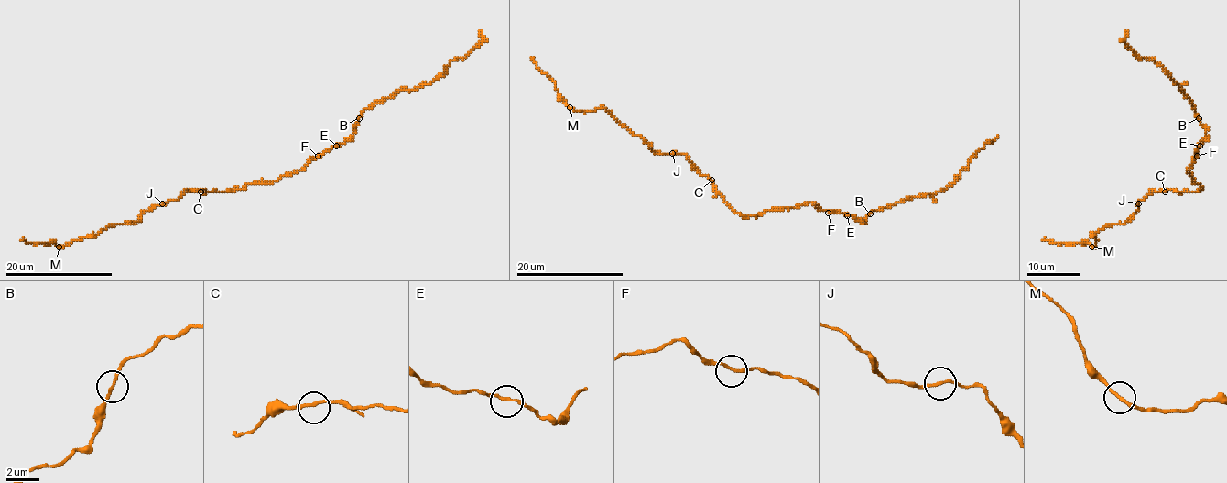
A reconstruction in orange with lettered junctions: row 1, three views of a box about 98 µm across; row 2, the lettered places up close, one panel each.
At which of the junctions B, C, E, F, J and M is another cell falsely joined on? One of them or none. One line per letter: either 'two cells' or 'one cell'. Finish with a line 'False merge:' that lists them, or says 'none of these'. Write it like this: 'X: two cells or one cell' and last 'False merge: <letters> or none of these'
B: one cell
C: one cell
E: one cell
F: one cell
J: one cell
M: two cells
False merge: M

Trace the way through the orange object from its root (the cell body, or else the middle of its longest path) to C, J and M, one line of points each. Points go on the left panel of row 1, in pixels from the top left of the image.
C: (257, 183), (248, 183), (243, 189), (223, 192), (200, 192)
J: (257, 183), (248, 183), (243, 189), (223, 192), (186, 192), (178, 199), (162, 203)
M: (257, 183), (223, 192), (186, 192), (175, 201), (146, 210), (133, 224), (108, 225), (93, 236), (59, 246)

